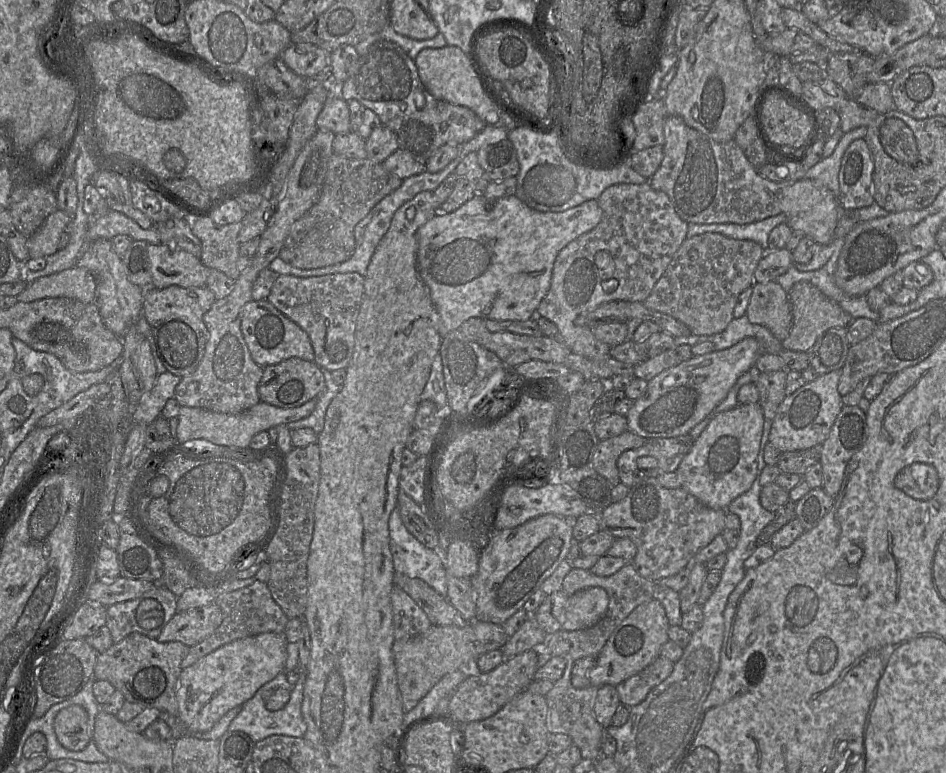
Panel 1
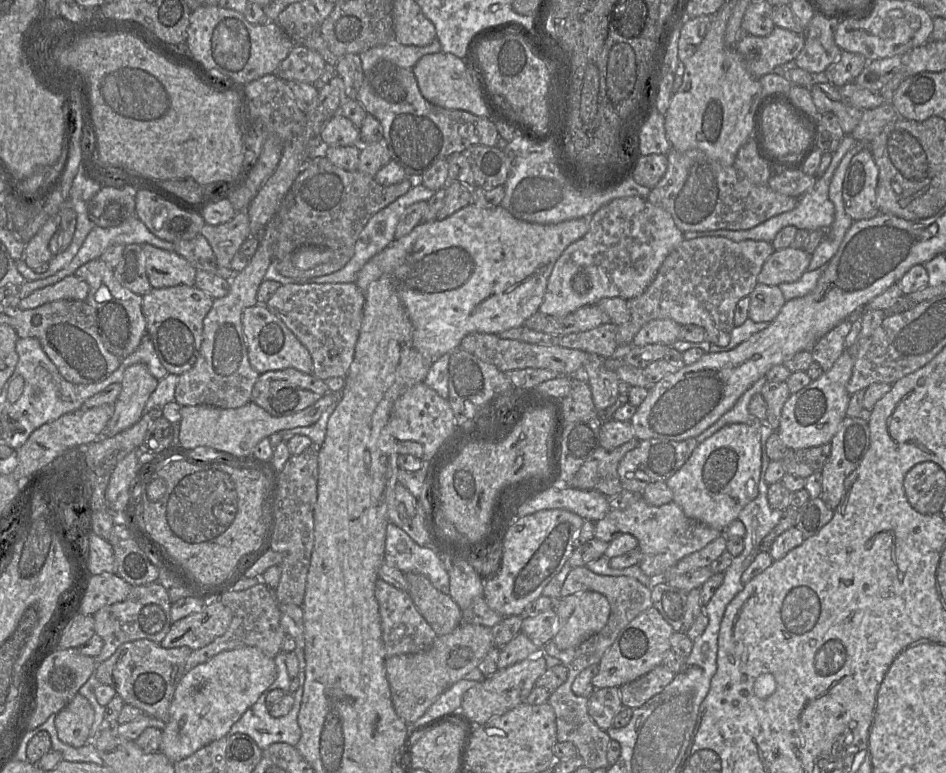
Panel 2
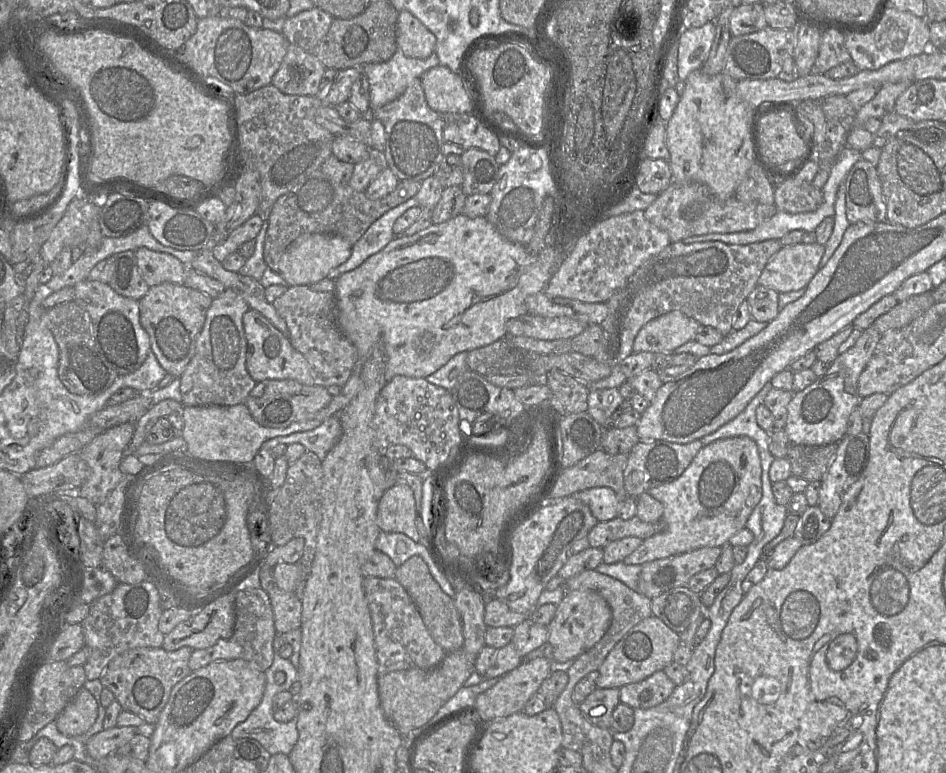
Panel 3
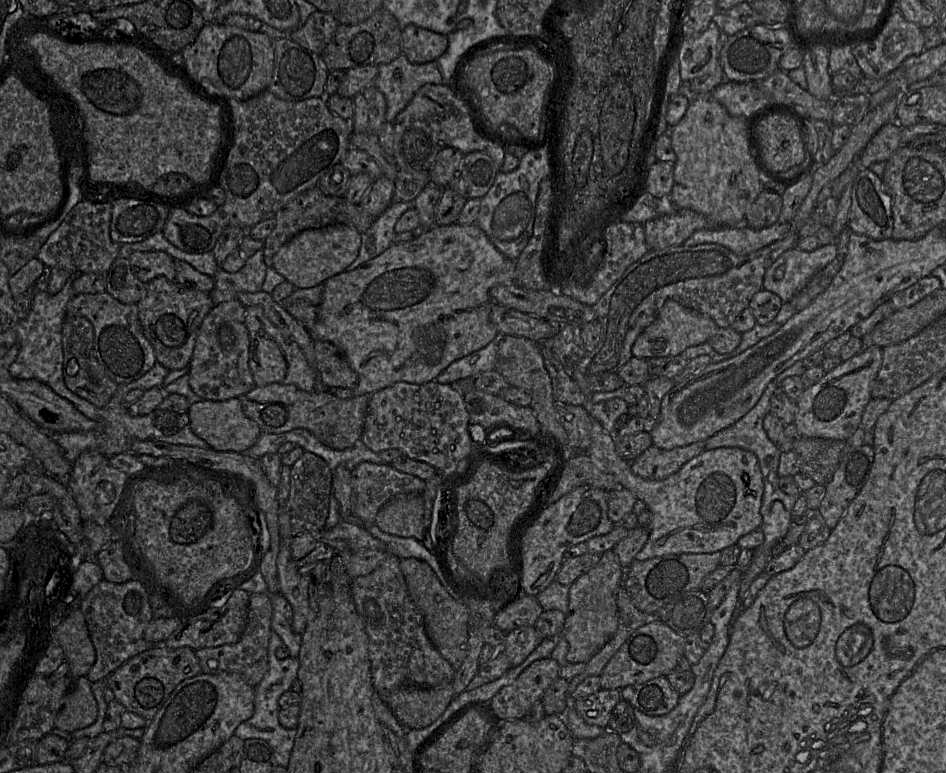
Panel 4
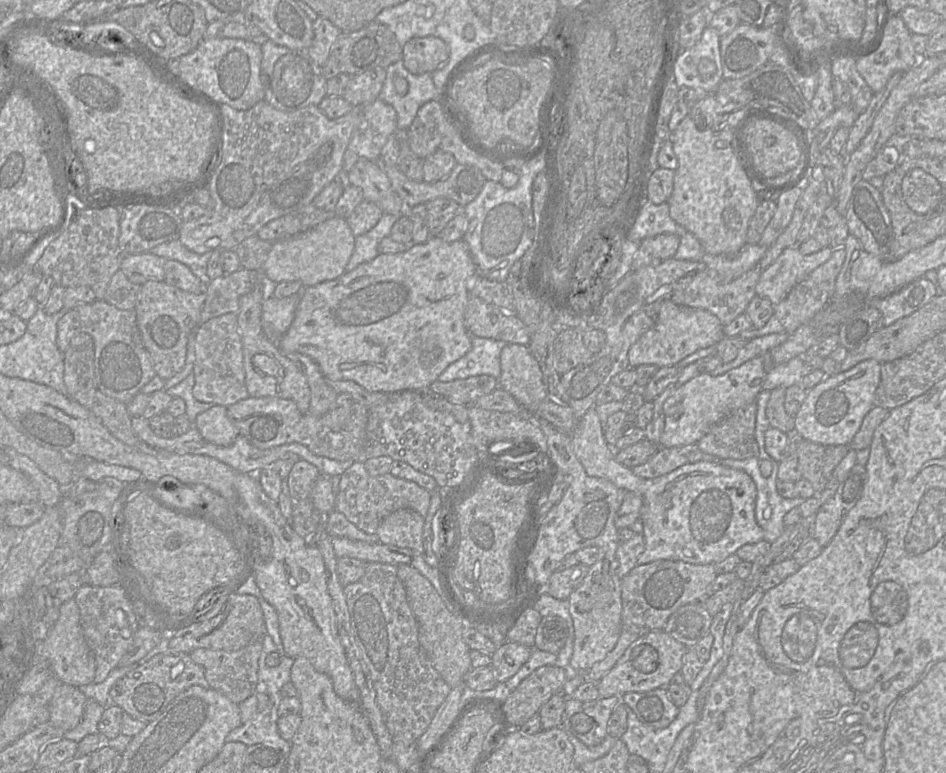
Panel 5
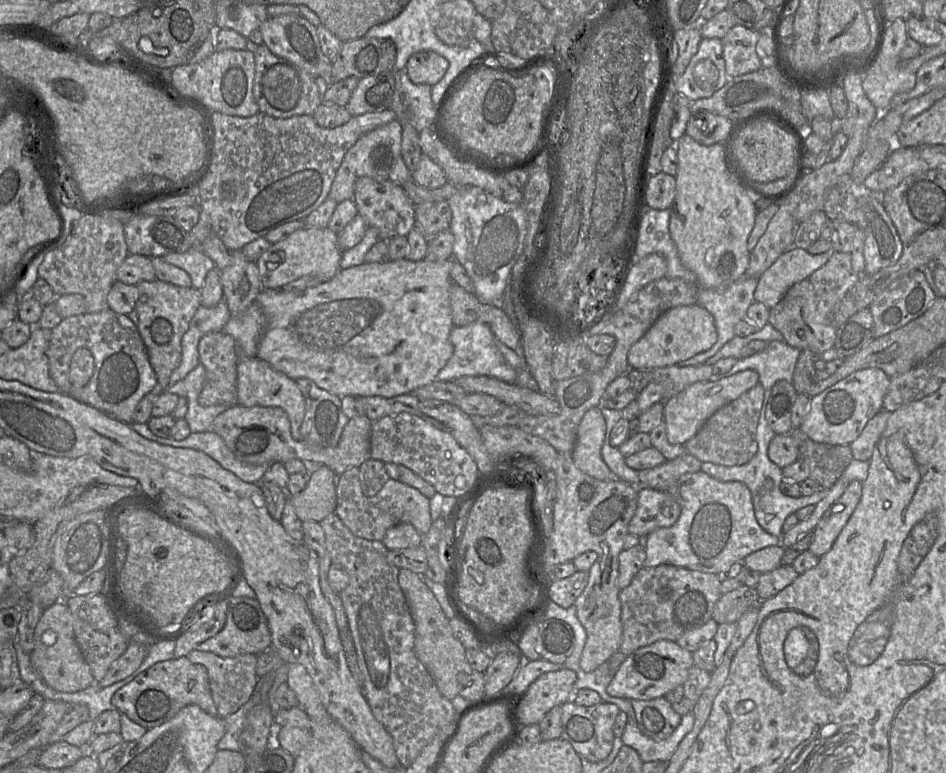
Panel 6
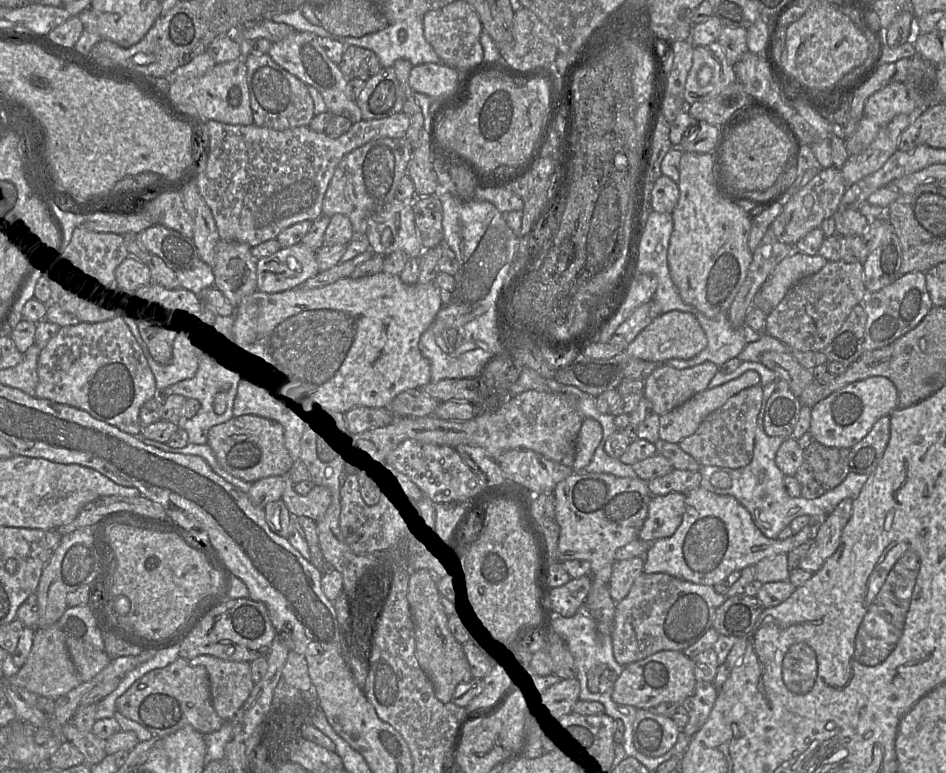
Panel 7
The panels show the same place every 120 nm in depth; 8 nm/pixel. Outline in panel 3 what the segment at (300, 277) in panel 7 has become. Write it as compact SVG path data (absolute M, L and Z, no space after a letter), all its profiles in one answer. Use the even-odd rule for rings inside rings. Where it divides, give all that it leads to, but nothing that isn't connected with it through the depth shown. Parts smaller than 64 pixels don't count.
M302 234L282 254L278 274L286 281L287 286L312 285L327 278L332 269L346 262L351 256L352 247L348 240L339 235Z

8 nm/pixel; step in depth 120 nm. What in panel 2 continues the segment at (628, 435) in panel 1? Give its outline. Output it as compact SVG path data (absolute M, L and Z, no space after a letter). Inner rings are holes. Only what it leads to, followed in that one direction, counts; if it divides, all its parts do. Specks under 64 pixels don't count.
M635 437L611 451L604 449L602 446L599 446L580 467L578 472L571 480L571 485L564 486L571 486L582 490L597 490L606 495L607 497L613 497L619 494L624 489L620 482L620 477L617 470L618 465L624 457L624 455L627 452L636 448L639 445L639 443L640 440L638 440Z

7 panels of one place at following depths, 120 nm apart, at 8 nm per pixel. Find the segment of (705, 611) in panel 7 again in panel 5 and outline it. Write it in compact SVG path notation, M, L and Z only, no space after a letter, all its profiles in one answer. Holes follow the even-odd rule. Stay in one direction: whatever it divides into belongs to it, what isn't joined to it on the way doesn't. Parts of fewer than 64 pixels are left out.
M656 560L637 565L622 578L622 630L640 636L663 630L672 613L690 603L705 602L715 580L714 564L692 564L681 560Z

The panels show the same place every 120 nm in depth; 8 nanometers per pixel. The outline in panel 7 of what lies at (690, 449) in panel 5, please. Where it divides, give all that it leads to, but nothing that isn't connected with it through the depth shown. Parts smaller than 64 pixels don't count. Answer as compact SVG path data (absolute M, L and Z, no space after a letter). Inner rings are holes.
M673 469L665 476L652 479L647 482L653 496L664 496L669 493L688 492L700 487L701 474L699 471Z

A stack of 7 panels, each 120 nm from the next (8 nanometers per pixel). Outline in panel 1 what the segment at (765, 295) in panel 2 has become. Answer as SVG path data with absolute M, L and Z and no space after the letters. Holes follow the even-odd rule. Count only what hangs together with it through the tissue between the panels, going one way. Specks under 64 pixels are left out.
M776 281L754 283L746 315L753 324L765 326L780 341L785 340L792 327L792 310L789 294Z

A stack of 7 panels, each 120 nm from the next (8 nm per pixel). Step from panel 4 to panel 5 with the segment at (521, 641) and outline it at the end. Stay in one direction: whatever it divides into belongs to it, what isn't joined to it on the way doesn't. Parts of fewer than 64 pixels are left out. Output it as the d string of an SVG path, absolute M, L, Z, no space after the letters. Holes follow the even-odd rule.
M506 641L491 655L497 683L511 678L529 659L532 649L517 642Z

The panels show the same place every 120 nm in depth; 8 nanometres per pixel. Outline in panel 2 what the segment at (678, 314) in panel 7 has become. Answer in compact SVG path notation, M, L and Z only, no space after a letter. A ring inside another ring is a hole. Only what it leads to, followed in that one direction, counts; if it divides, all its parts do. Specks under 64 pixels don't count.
M655 319L646 323L635 335L633 346L641 347L647 344L665 344L672 346L679 337L682 325L670 319Z

